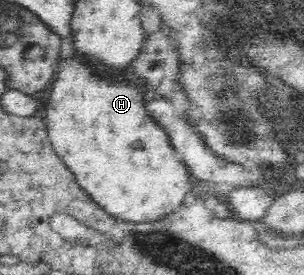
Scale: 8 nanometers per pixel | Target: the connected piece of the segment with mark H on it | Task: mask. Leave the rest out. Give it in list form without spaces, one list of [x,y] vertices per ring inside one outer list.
[[[77,55],[59,62],[59,71],[51,85],[51,99],[45,107],[45,121],[49,140],[53,143],[52,148],[75,175],[77,183],[103,211],[131,223],[159,221],[181,205],[185,195],[191,191],[194,179],[189,179],[187,167],[175,157],[175,151],[169,147],[169,137],[165,137],[165,131],[145,111],[143,101],[150,96],[148,91],[134,78],[111,81],[95,75],[93,68],[94,66]]]

